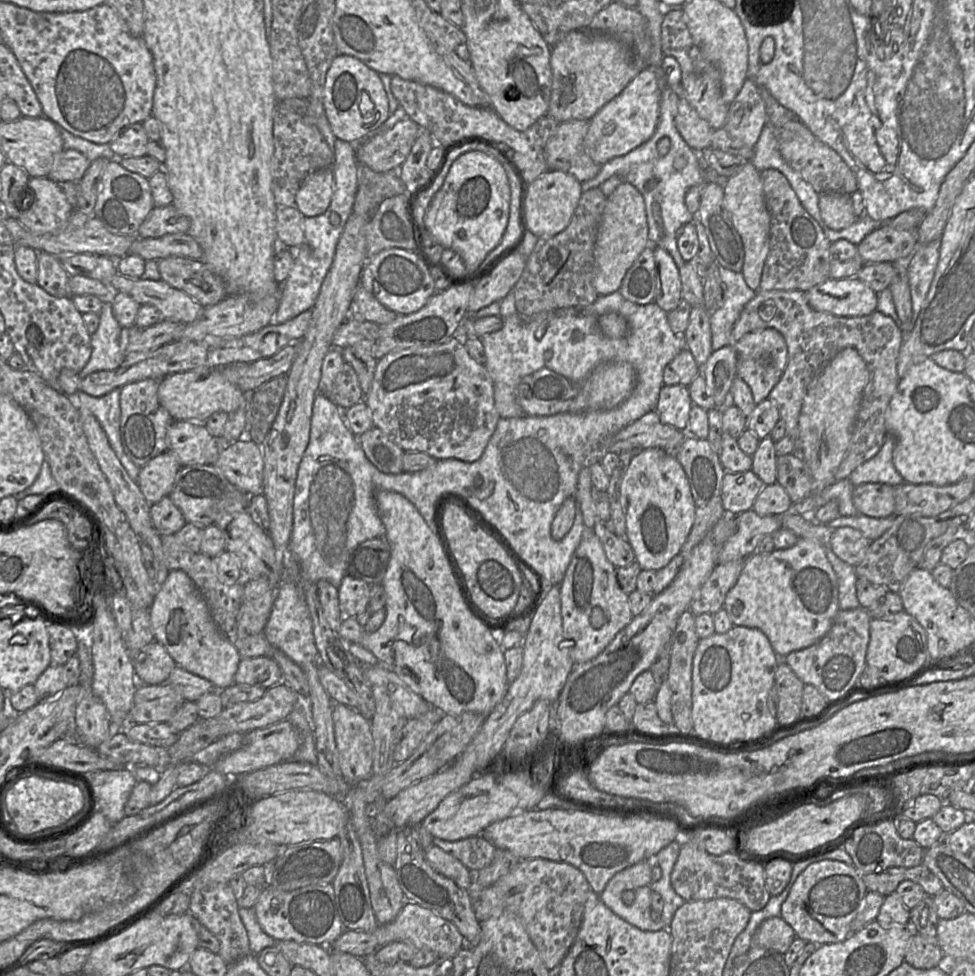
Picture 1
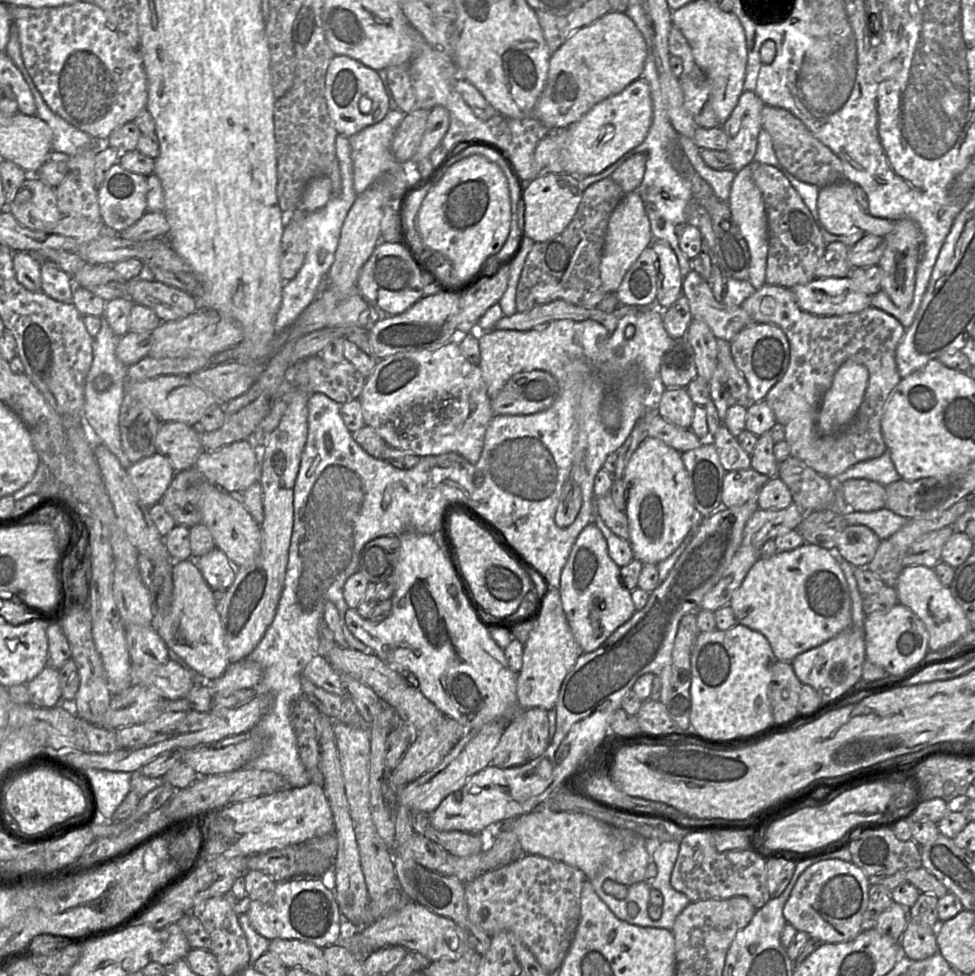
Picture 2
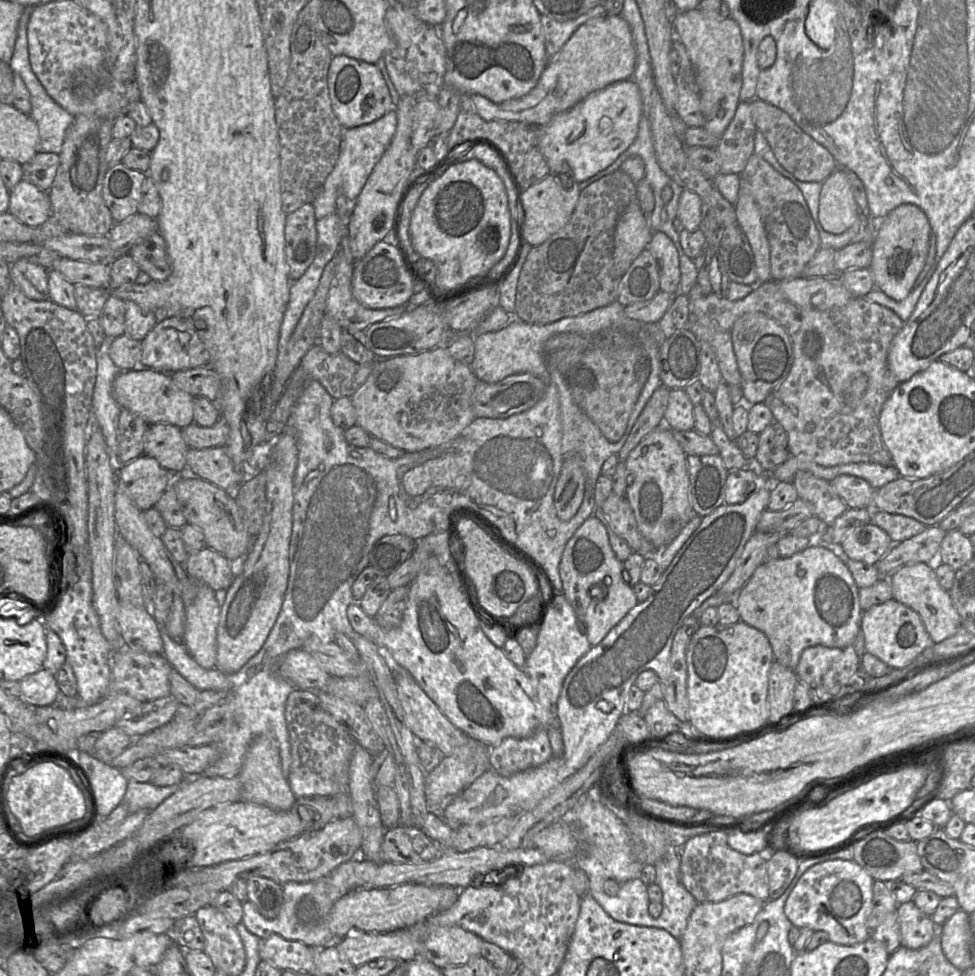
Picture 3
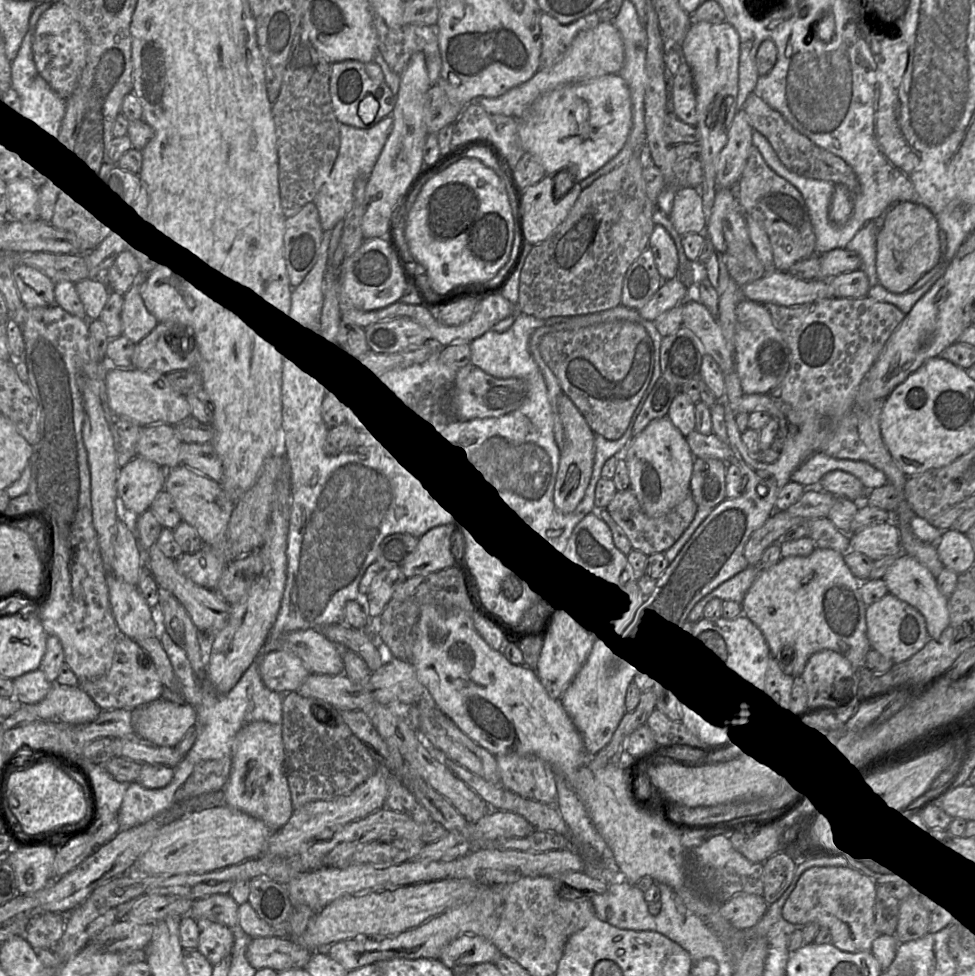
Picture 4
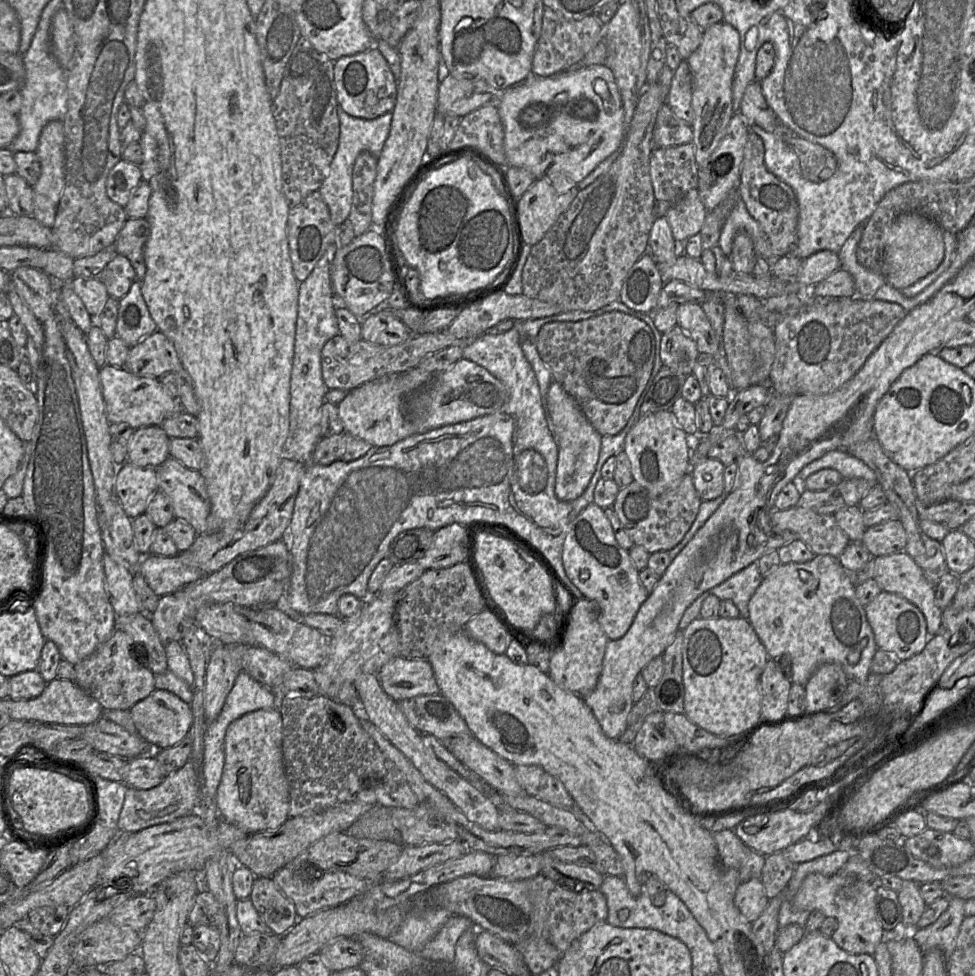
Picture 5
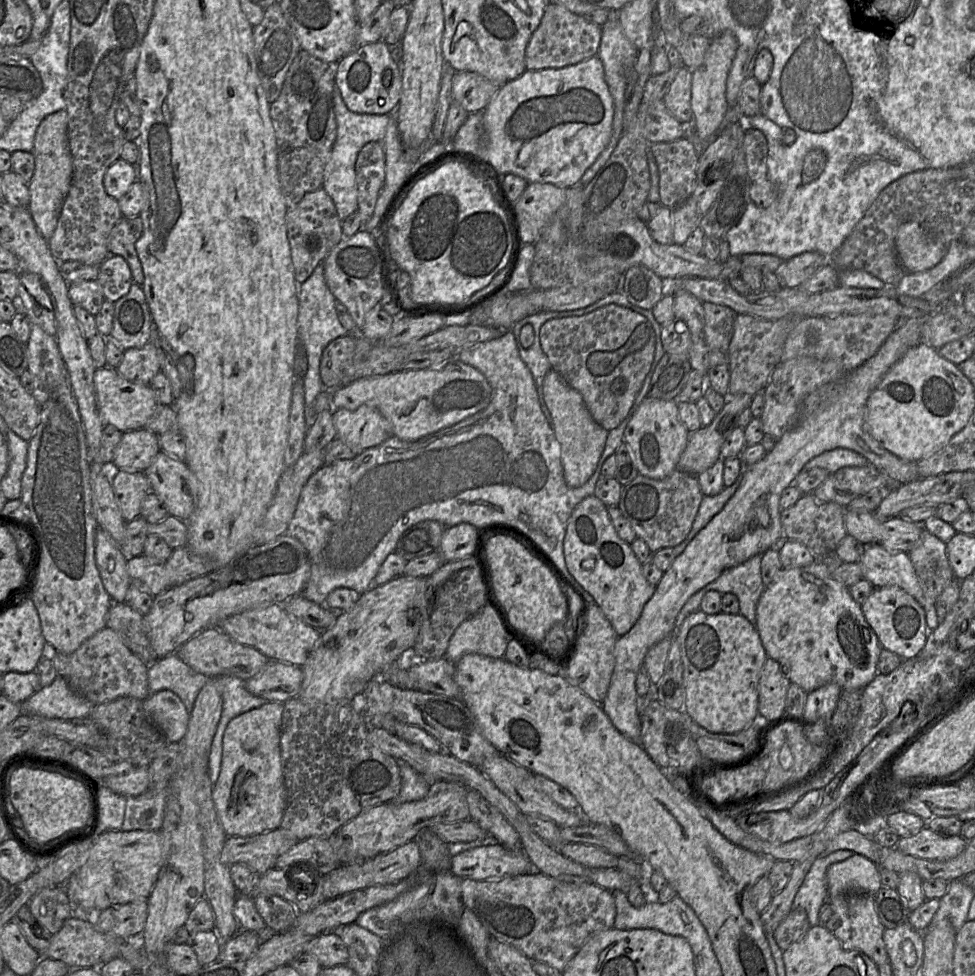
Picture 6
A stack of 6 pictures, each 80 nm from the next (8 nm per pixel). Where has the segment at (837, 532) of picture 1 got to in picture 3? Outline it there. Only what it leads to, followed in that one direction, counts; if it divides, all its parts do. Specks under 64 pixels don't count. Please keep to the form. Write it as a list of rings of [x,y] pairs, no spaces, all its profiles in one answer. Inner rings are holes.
[[[868,523],[849,530],[840,547],[846,558],[874,565],[893,544],[883,529]]]

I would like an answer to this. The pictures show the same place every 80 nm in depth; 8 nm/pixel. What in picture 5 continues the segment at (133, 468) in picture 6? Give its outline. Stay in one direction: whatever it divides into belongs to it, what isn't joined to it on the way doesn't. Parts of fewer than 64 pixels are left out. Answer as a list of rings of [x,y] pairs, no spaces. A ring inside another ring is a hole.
[[[160,425],[136,429],[128,443],[127,462],[157,468],[168,457],[170,438]]]

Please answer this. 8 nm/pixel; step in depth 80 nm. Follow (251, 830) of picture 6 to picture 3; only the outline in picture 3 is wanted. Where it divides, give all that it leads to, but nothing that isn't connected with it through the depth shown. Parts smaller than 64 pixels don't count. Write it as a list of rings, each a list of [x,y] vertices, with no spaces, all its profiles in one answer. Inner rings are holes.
[[[258,736],[250,744],[238,778],[242,785],[242,800],[265,805],[279,811],[289,810],[296,802],[296,797],[282,773],[277,745],[268,736]]]

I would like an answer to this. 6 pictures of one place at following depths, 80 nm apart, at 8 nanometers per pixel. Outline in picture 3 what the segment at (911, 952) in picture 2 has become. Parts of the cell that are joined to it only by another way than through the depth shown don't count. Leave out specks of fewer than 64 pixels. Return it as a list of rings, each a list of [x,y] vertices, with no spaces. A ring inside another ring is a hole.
[[[912,901],[899,904],[896,909],[899,923],[900,945],[919,949],[928,945],[938,933],[931,917],[924,914]]]

